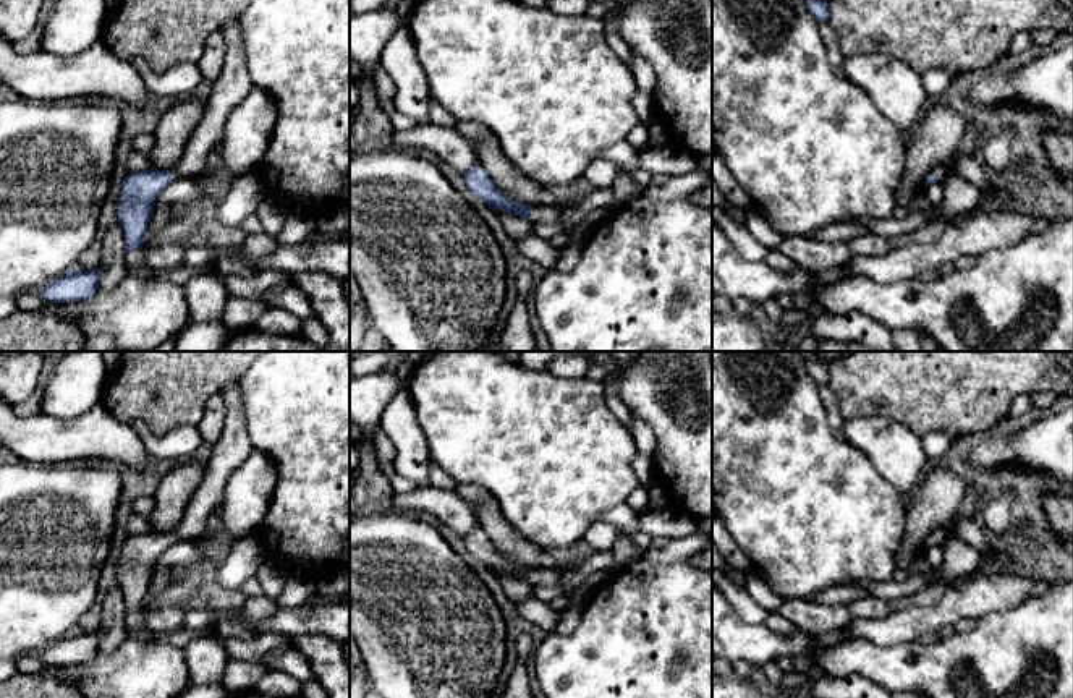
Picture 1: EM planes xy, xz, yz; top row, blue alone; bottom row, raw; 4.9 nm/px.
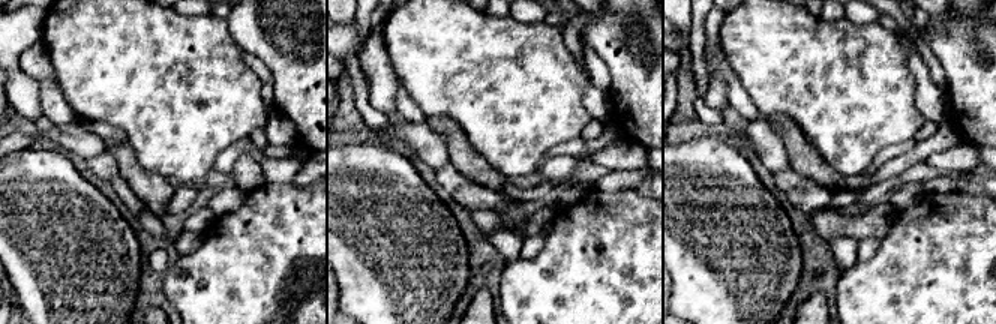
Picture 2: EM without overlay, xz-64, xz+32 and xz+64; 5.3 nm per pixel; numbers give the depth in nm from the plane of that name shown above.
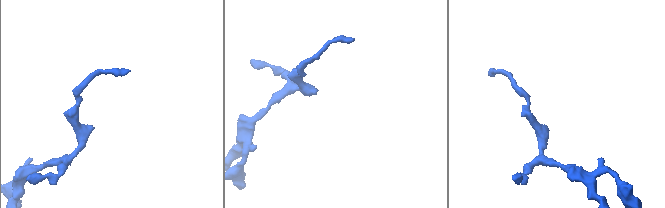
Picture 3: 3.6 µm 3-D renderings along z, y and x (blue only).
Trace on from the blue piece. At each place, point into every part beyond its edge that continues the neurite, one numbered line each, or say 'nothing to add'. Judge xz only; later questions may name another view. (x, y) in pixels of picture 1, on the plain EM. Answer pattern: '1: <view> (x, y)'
1: xz (542, 577)

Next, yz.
1: yz (939, 535)

